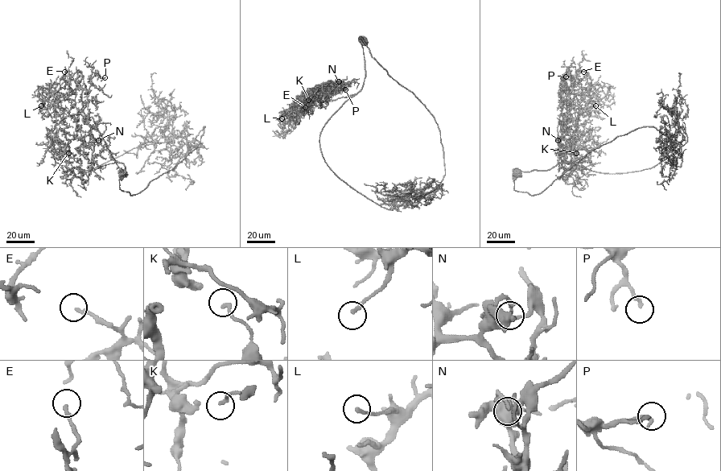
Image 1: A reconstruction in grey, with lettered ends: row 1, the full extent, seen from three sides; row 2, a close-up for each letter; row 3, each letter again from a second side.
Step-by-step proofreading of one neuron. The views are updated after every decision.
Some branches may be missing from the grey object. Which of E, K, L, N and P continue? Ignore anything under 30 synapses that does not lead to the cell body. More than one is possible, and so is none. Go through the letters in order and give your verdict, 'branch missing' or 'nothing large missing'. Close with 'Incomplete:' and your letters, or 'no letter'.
E: nothing large missing
K: nothing large missing
L: nothing large missing
N: nothing large missing
P: nothing large missing
Incomplete: no letter

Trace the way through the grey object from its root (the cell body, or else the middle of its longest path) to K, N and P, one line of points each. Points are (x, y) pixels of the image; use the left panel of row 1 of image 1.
K: (123, 173), (124, 165), (113, 157), (92, 117), (67, 115), (55, 126), (67, 162), (68, 153)
N: (123, 173), (124, 165), (113, 157), (93, 119), (86, 120), (92, 141), (98, 140)
P: (123, 173), (124, 165), (113, 157), (93, 119), (82, 121), (89, 114), (91, 79), (105, 77)

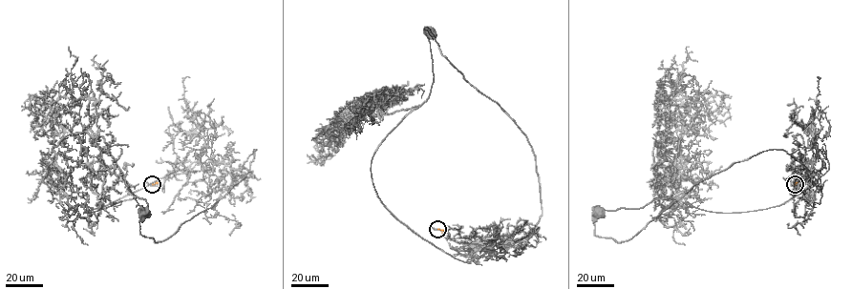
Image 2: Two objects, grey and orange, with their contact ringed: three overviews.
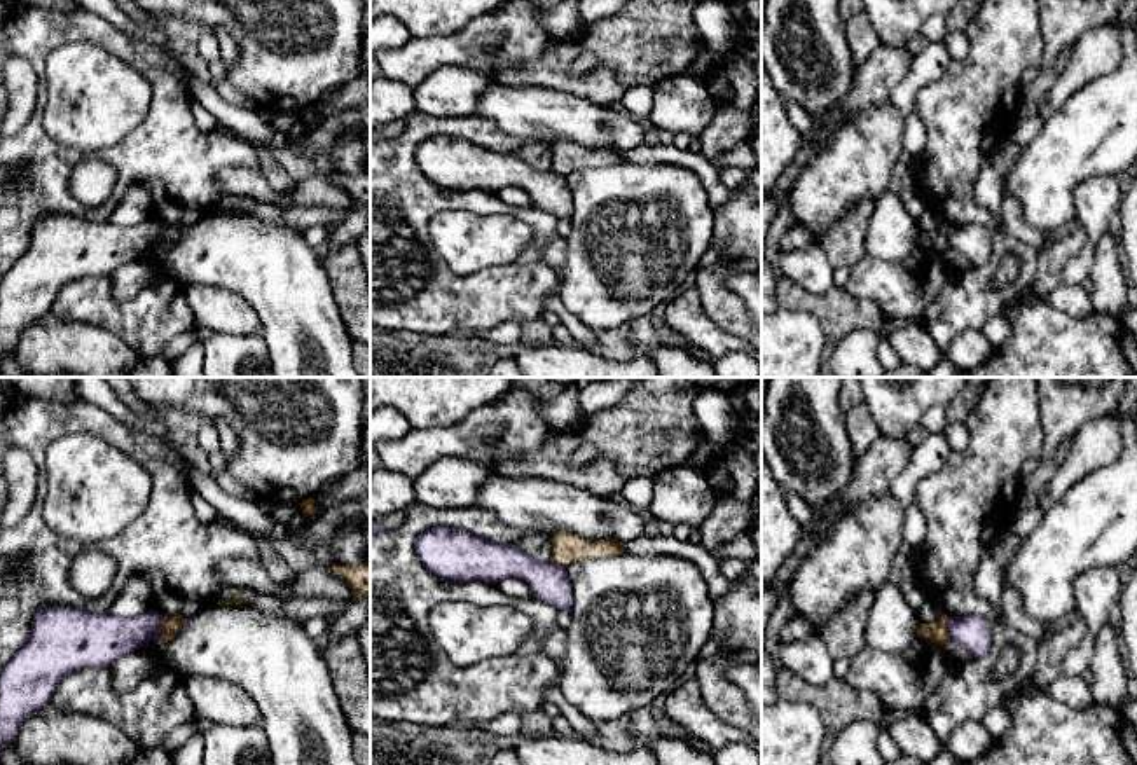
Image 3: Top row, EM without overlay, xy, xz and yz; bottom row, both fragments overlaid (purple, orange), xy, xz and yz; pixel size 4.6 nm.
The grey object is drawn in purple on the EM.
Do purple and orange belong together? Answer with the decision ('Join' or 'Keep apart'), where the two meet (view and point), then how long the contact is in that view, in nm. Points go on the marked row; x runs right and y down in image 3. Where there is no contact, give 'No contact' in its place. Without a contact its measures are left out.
Keep apart. Touches purple at yz (949, 629). Shared border 120 nm

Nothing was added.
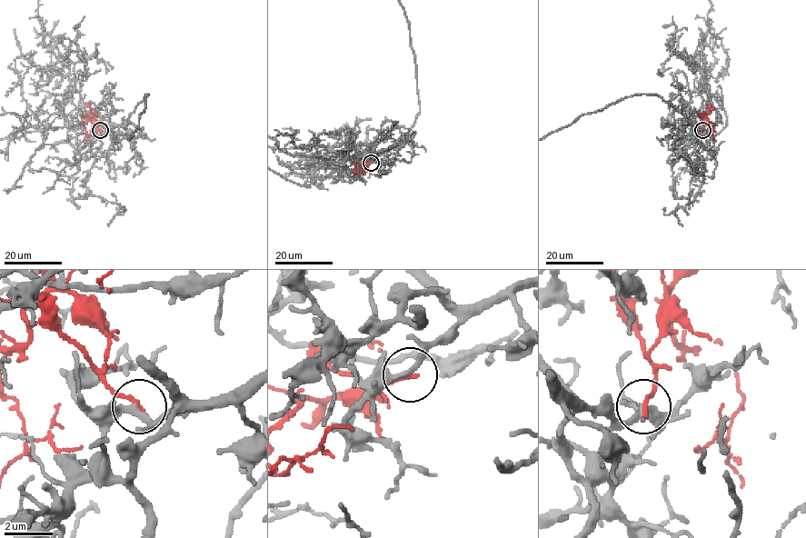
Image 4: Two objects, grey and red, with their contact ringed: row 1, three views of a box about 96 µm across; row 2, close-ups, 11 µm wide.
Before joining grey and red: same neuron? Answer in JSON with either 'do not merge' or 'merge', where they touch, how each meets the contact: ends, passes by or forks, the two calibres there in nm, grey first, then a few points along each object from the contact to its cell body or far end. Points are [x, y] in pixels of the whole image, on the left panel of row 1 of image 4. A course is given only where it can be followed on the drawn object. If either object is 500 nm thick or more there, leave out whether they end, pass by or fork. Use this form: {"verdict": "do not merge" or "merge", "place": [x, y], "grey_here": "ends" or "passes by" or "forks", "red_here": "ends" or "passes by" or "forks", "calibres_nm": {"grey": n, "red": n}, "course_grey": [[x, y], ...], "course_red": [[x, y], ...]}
{"verdict": "do not merge", "place": [100, 130], "grey_here": "passes by", "red_here": "ends", "calibres_nm": {"grey": 260, "red": 190}, "course_red": [[100, 130], [96, 126], [96, 122], [88, 116], [87, 122], [83, 123], [86, 135], [83, 141]]}

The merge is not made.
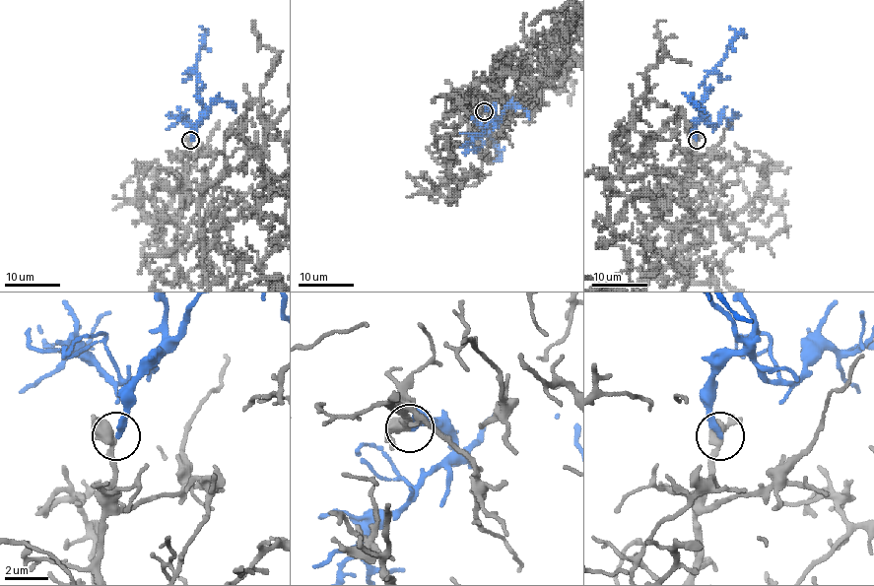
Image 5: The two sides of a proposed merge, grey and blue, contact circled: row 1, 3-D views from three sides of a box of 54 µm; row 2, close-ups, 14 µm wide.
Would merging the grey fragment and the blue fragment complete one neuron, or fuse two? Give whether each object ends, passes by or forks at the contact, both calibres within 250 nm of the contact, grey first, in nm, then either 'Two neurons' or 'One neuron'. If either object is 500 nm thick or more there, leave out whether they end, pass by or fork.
At the ring grey passes by. At the ring blue ends. Thickness 440 nm (grey) against 280 nm. One neuron

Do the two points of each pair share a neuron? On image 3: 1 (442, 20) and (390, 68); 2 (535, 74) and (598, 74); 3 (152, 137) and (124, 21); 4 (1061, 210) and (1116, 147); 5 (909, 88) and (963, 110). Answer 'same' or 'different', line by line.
1: different
2: same
3: different
4: same
5: different

